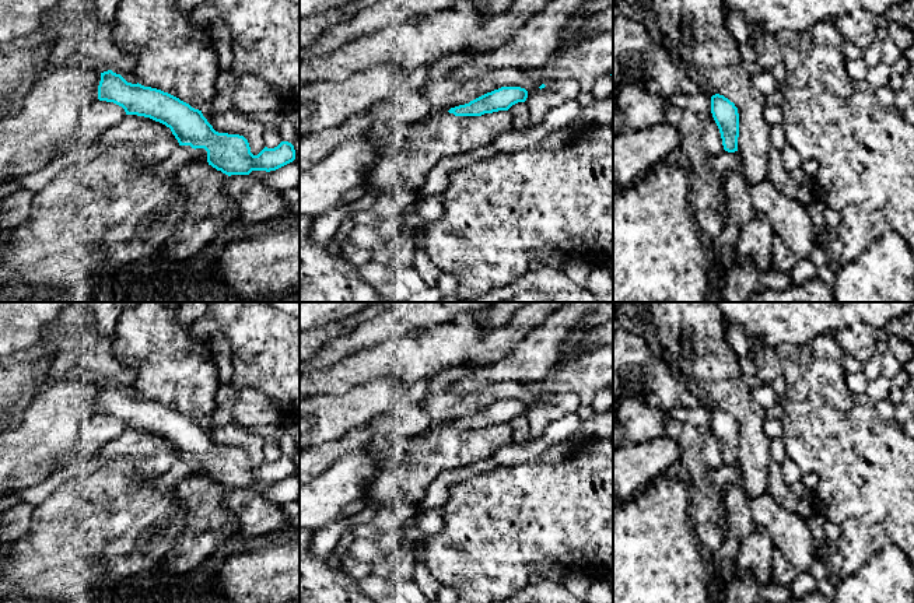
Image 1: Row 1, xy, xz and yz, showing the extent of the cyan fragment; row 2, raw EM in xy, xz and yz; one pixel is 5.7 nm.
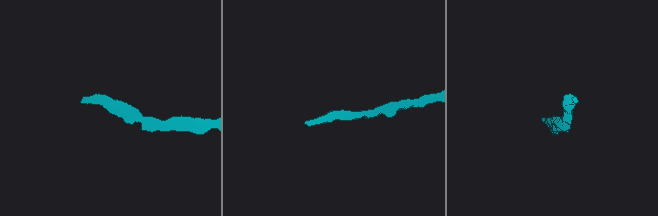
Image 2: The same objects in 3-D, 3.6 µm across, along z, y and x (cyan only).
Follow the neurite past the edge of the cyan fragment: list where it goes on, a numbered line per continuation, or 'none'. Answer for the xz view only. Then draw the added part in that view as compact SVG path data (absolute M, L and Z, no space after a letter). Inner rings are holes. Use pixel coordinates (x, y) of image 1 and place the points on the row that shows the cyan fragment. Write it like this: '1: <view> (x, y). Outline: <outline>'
none

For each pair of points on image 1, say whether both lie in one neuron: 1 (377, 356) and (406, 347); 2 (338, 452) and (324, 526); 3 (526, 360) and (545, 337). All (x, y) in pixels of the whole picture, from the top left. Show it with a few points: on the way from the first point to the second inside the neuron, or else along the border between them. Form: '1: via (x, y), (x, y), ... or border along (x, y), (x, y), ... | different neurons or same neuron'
1: via (384, 356), (399, 354) | same neuron
2: border along (360, 449), (346, 453), (314, 479) | different neurons
3: via (532, 354), (543, 343) | same neuron

